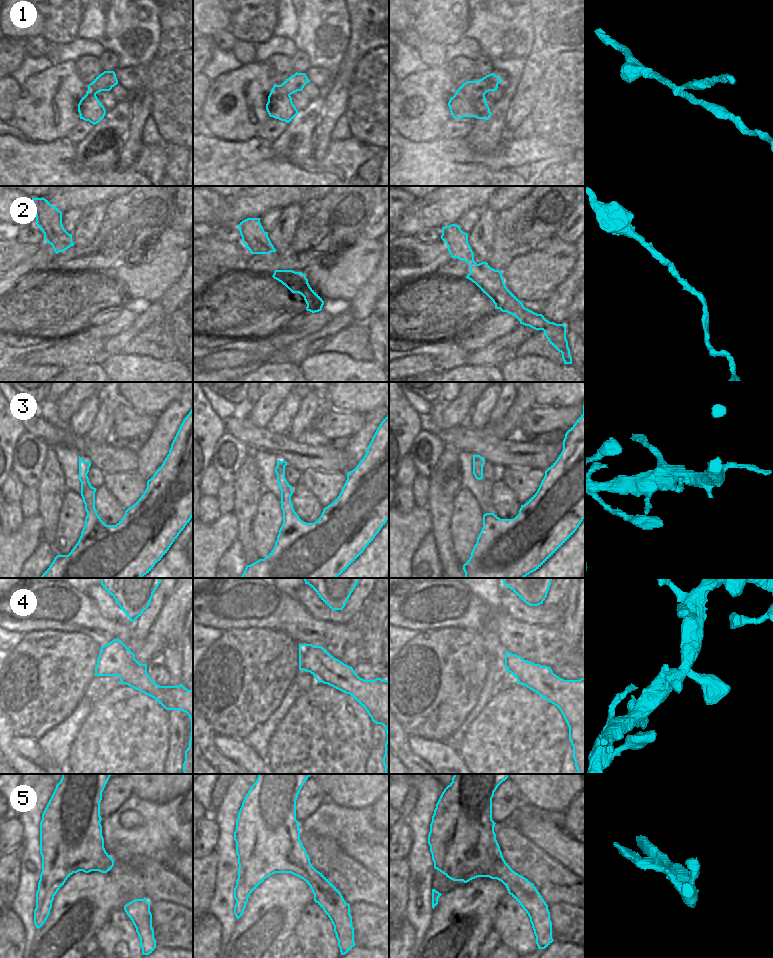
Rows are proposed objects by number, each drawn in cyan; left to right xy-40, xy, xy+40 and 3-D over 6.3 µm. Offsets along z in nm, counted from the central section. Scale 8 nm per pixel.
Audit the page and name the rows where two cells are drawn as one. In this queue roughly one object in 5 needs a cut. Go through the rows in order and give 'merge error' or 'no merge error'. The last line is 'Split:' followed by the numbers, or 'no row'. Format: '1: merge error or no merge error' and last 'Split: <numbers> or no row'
1: merge error
2: no merge error
3: no merge error
4: no merge error
5: no merge error
Split: 1

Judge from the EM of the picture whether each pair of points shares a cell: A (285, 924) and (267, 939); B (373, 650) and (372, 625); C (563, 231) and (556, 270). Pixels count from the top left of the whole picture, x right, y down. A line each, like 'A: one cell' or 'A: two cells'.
A: one cell
B: one cell
C: two cells

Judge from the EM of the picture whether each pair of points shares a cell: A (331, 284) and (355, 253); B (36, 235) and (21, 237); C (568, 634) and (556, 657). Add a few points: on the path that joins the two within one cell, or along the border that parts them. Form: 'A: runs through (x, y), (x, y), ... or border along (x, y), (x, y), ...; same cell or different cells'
A: runs through (339, 276), (354, 261); same cell
B: runs through (32, 235), (25, 236); same cell
C: border along (559, 630), (562, 639), (574, 648); different cells

